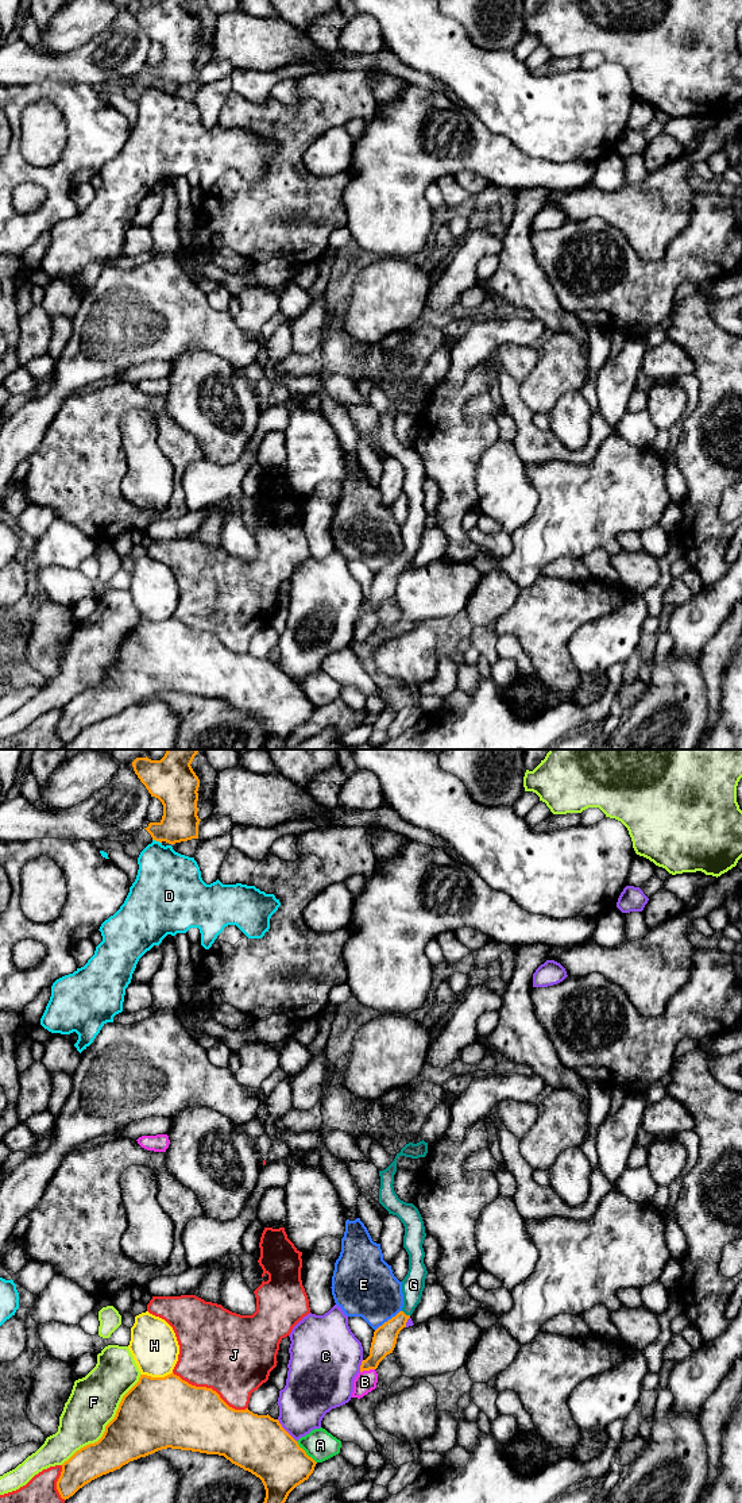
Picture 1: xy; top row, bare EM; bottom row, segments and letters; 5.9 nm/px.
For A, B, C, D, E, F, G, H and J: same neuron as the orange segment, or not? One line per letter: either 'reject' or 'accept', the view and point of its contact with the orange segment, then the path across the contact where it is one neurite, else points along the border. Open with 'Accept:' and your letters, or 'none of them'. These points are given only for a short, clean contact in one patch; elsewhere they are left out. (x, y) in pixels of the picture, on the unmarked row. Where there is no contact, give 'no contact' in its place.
Accept: G
A: reject; meets orange in xy at (305, 696)
B: reject; meets orange in xy at (367, 613); border along xy (374, 612), (360, 616)
C: reject; meets orange in xy at (285, 674)
D: reject; meets orange in xy at (157, 84)
E: reject; meets orange in xy at (389, 563); border along xy (401, 554), (375, 574)
F: reject; meets orange in xy at (107, 669)
G: accept; meets orange in xy at (405, 558); runs through xy (385, 581), (405, 558), (412, 542), (413, 528)
H: reject; meets orange in xy at (157, 621)
J: reject; meets orange in xy at (211, 632)

